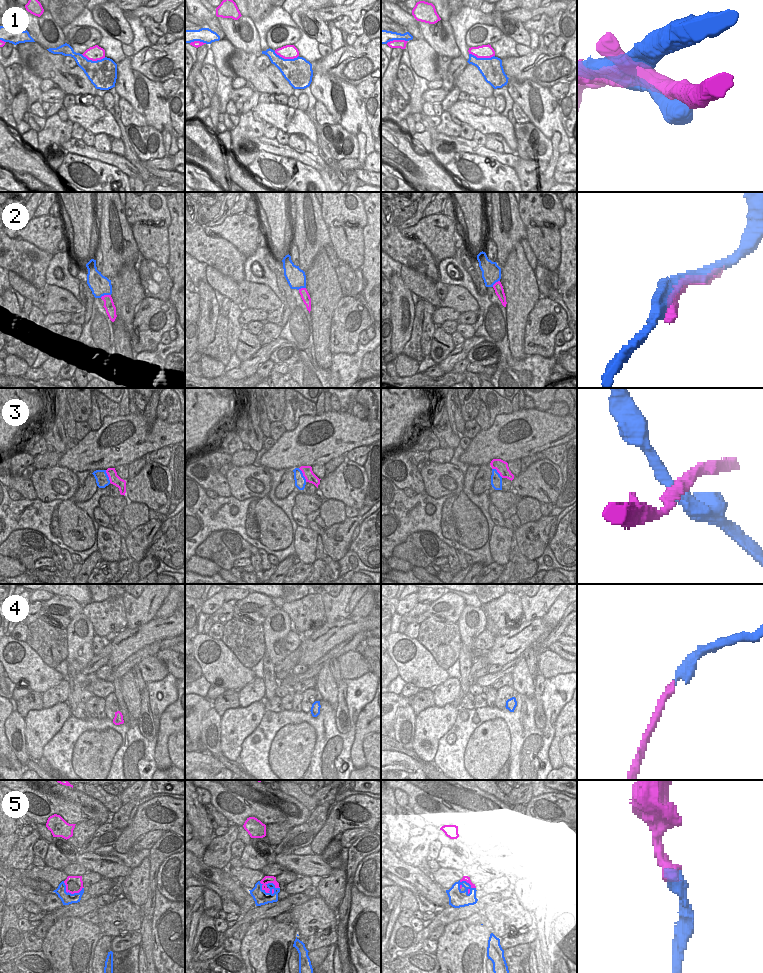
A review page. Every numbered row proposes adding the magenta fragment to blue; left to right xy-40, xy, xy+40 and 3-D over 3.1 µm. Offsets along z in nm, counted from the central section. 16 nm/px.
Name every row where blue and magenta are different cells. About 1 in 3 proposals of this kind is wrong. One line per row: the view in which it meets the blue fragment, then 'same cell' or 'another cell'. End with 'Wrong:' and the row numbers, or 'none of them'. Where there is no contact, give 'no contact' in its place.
1: xy+40 | another cell
2: xy-40 | another cell
3: xy | another cell
4: no contact | same cell
5: xy | same cell
Wrong: 1, 2, 3

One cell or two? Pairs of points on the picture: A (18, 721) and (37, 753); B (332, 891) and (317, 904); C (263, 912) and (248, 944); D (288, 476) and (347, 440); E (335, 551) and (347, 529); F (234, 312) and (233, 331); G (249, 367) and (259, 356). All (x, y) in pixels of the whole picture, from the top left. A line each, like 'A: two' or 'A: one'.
A: two
B: two
C: two
D: two
E: one
F: one
G: one

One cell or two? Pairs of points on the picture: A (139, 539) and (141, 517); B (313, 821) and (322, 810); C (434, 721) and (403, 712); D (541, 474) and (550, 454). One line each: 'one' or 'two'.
A: two
B: one
C: two
D: two

